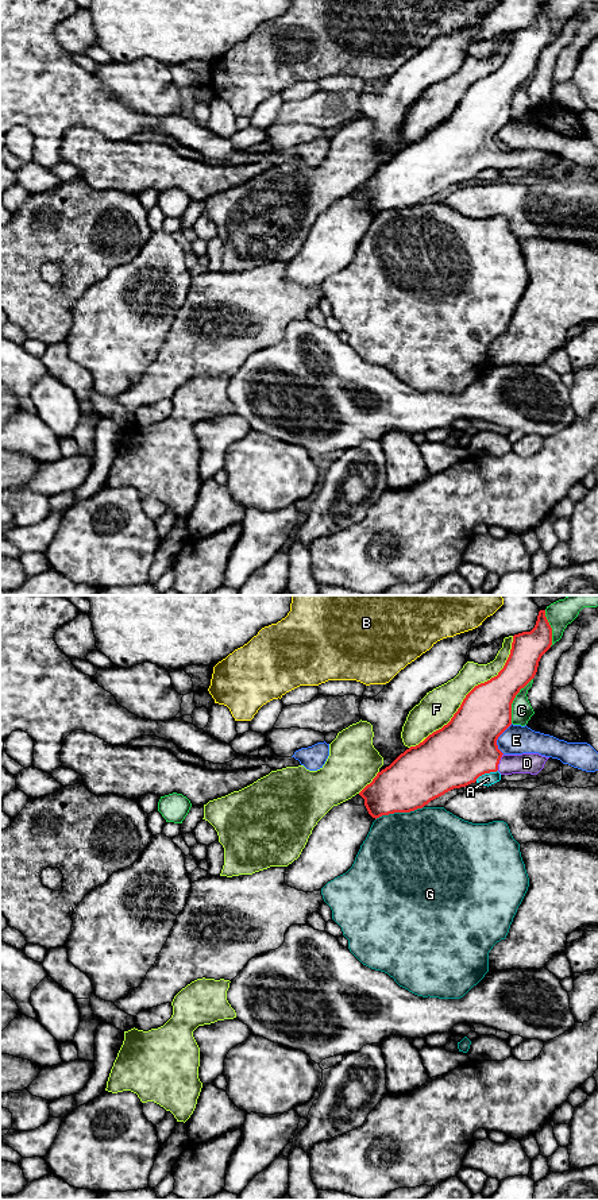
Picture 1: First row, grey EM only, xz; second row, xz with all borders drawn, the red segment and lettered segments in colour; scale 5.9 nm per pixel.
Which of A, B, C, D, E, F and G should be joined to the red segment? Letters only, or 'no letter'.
D

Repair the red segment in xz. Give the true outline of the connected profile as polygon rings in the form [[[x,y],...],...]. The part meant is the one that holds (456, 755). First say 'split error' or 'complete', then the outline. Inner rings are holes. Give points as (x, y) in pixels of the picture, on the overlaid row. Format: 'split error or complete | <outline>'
split error | [[[540,610],[531,632],[513,636],[510,655],[498,675],[475,686],[447,725],[401,753],[359,792],[369,814],[377,819],[423,809],[445,792],[475,783],[479,776],[490,772],[537,775],[549,757],[539,753],[504,755],[497,740],[512,725],[512,703],[516,695],[535,678],[539,661],[551,645],[552,628],[545,610]]]

